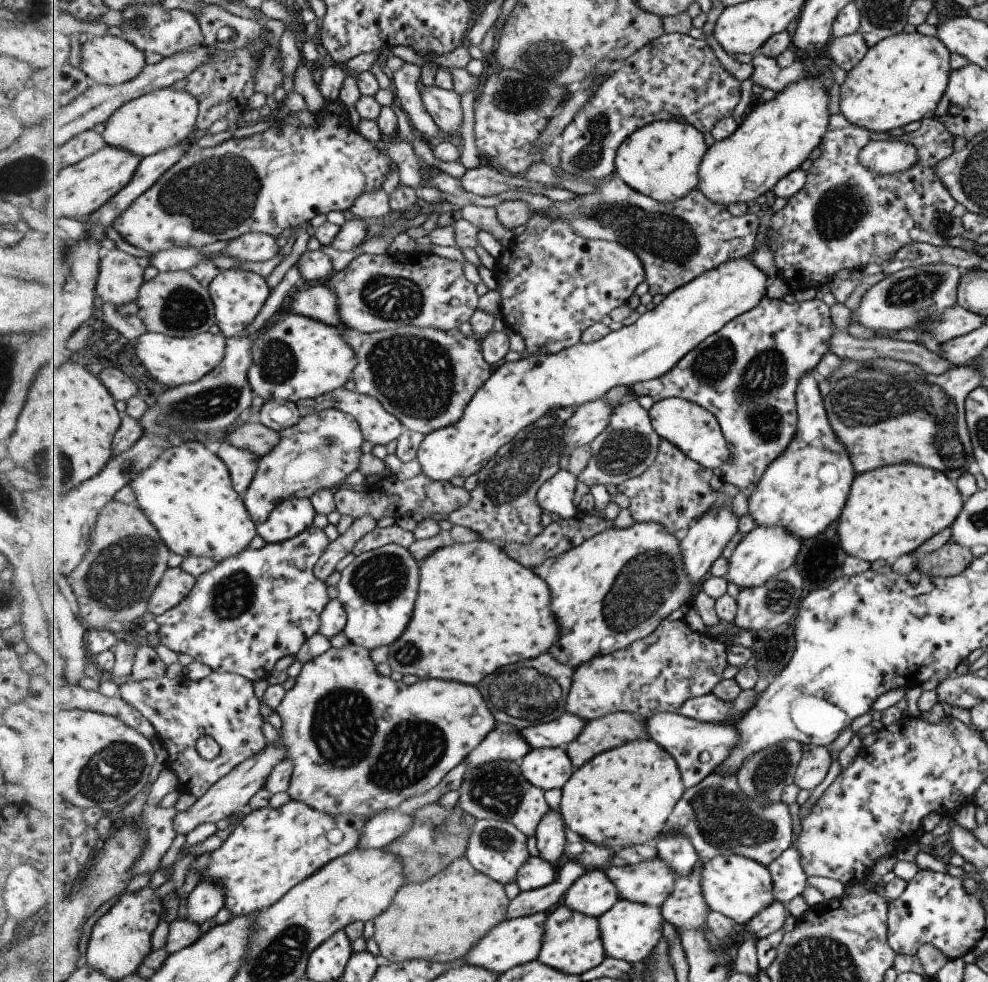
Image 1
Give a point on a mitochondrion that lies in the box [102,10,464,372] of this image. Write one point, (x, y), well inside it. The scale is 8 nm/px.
(215, 196)

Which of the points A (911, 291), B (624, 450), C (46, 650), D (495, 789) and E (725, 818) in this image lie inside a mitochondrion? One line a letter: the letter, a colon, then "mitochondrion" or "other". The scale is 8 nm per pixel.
A: mitochondrion
B: mitochondrion
C: other
D: mitochondrion
E: mitochondrion

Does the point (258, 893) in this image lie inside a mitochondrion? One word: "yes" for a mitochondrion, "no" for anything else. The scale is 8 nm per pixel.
no

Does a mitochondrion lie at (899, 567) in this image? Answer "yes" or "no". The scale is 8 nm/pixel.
no

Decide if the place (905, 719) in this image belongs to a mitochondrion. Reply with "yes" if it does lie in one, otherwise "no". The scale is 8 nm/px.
no

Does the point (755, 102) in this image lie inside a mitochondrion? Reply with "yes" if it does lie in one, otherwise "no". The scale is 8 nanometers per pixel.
no

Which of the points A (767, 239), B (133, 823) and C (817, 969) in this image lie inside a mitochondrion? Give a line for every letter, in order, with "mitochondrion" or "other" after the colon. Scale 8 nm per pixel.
A: other
B: other
C: mitochondrion

